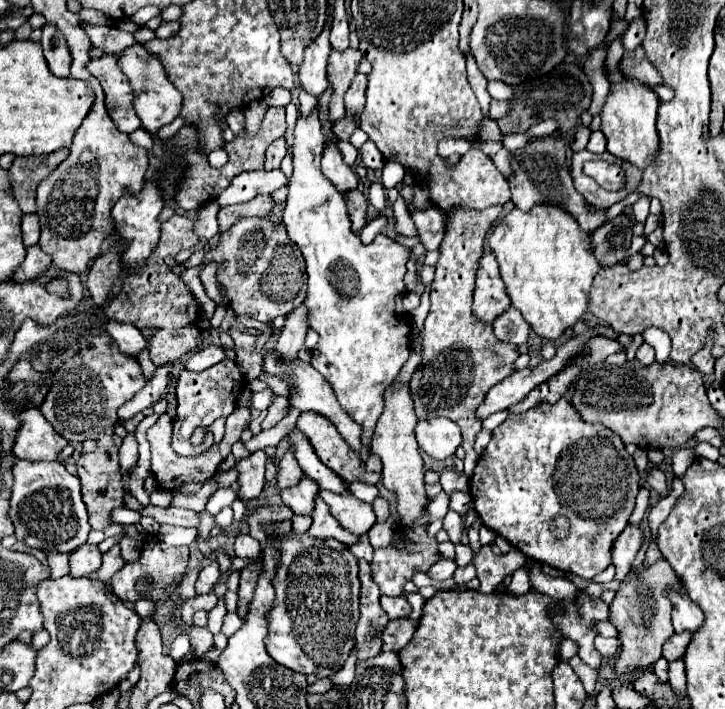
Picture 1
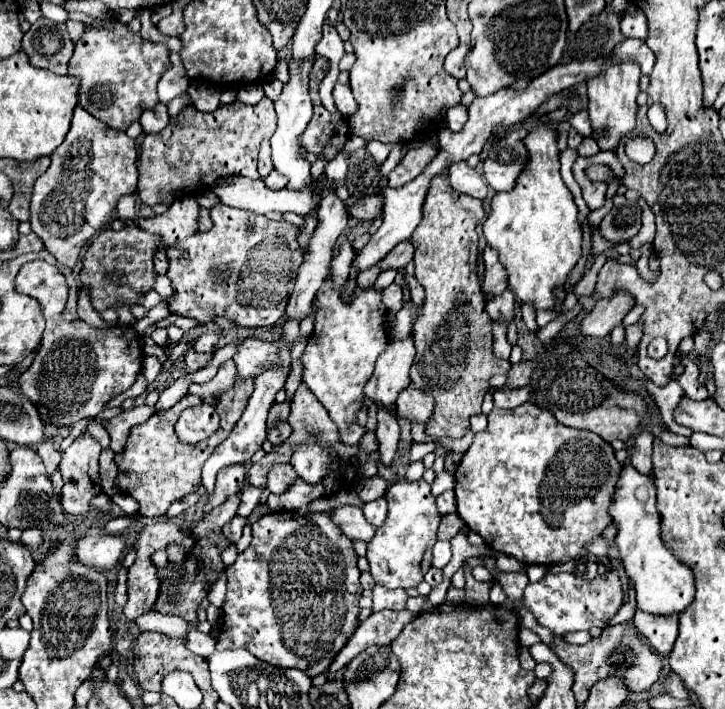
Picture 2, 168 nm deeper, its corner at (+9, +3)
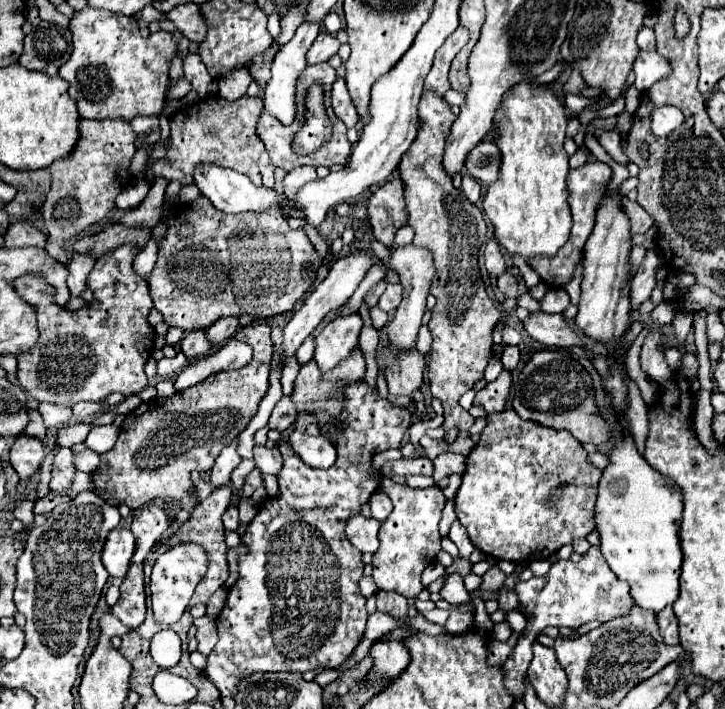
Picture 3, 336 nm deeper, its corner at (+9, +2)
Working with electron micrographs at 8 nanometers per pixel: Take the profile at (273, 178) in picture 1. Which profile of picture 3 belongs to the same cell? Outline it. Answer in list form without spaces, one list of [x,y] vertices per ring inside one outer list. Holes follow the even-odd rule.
[[[311,165],[295,167],[295,169],[291,169],[291,173],[285,175],[285,179],[283,179],[283,191],[285,191],[287,197],[293,197],[299,187],[303,187],[307,181],[313,181],[313,179],[317,179],[315,167],[311,167]]]

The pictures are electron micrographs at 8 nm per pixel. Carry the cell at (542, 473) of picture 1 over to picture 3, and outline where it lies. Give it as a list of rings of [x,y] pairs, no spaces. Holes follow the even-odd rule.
[[[505,409],[501,413],[489,413],[487,415],[487,425],[481,431],[481,439],[479,443],[473,447],[473,451],[467,457],[467,467],[463,473],[463,483],[457,491],[455,497],[455,511],[457,511],[457,519],[461,521],[461,525],[467,529],[473,545],[495,557],[495,559],[509,559],[513,563],[531,563],[537,559],[549,559],[551,555],[555,555],[563,545],[571,545],[573,539],[585,539],[593,529],[595,529],[595,501],[597,501],[597,485],[599,485],[599,477],[603,477],[603,471],[597,469],[591,461],[587,451],[583,449],[583,445],[579,441],[575,441],[575,437],[571,437],[571,433],[567,431],[555,431],[555,429],[547,429],[545,425],[539,425],[537,421],[525,421],[521,419],[515,409]]]

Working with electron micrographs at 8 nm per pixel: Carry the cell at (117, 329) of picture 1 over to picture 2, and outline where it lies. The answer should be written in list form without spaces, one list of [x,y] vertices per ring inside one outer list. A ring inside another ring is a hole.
[[[83,284],[79,286],[79,318],[85,320],[87,324],[91,326],[97,326],[97,328],[107,328],[107,324],[101,320],[101,316],[95,312],[95,308],[91,306],[91,298],[89,294],[85,292]]]

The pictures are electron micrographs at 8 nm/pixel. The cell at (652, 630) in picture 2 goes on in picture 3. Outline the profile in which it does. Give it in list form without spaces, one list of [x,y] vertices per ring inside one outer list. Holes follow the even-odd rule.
[[[667,605],[663,611],[657,613],[657,625],[659,625],[659,633],[665,641],[665,645],[677,645],[679,643],[679,631],[677,631],[677,617],[671,609],[671,605]]]

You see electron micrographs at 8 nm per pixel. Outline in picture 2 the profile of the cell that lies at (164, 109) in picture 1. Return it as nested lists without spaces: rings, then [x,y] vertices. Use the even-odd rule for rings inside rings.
[[[157,104],[155,110],[147,110],[147,112],[143,112],[143,116],[139,118],[139,122],[141,122],[145,134],[161,132],[161,130],[169,124],[169,114],[167,114],[167,110],[165,110],[163,104]]]

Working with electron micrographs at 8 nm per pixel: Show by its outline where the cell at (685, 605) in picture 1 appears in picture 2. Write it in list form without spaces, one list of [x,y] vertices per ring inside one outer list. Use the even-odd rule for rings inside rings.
[[[625,464],[617,480],[609,516],[617,528],[615,544],[619,550],[619,560],[627,578],[635,586],[637,608],[649,614],[673,614],[687,608],[695,594],[693,572],[665,546],[661,538],[661,514],[657,510],[657,490],[653,476],[641,474],[631,464]]]

